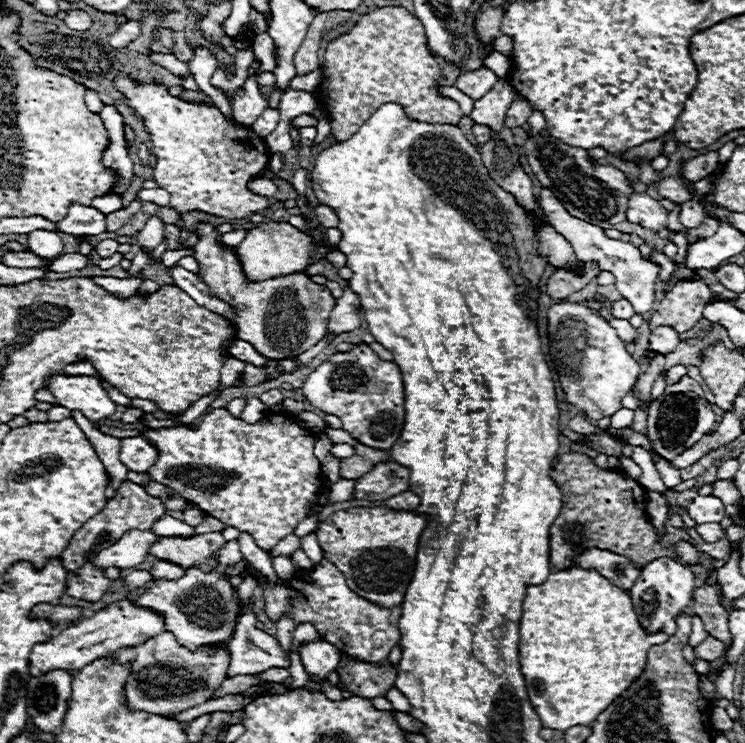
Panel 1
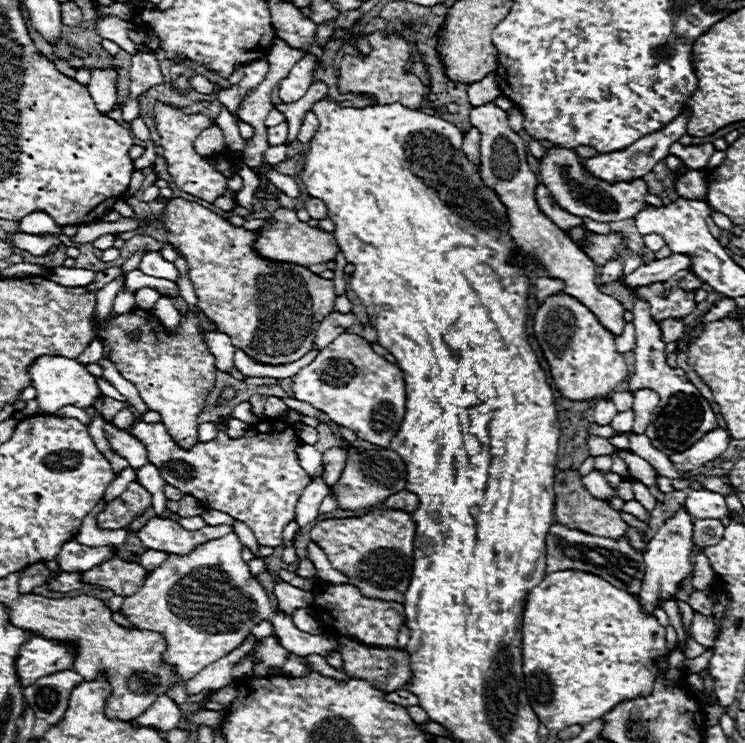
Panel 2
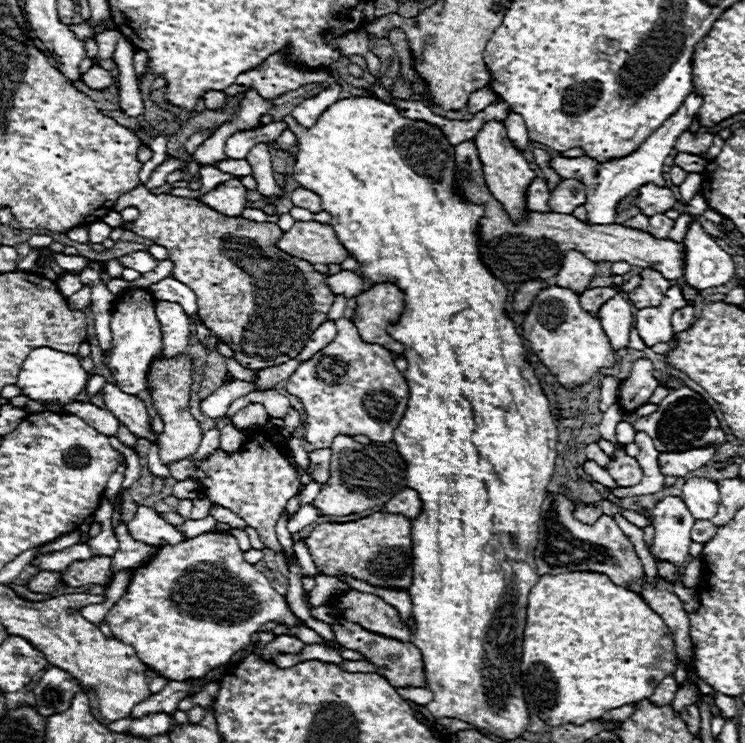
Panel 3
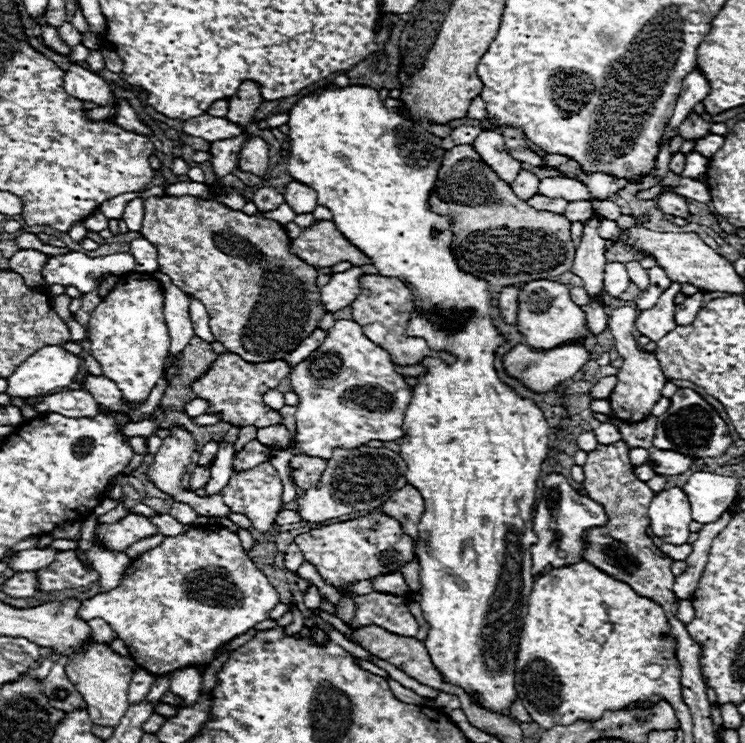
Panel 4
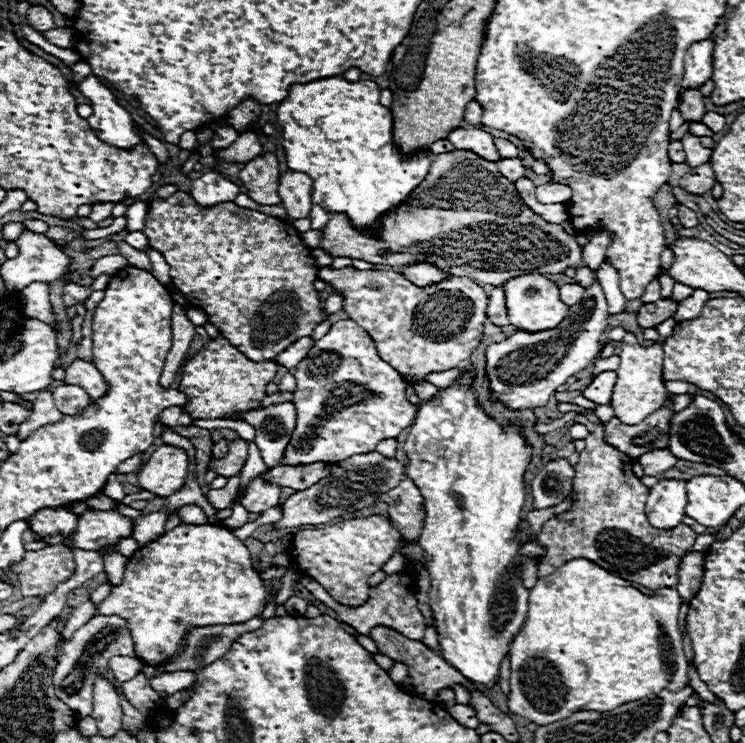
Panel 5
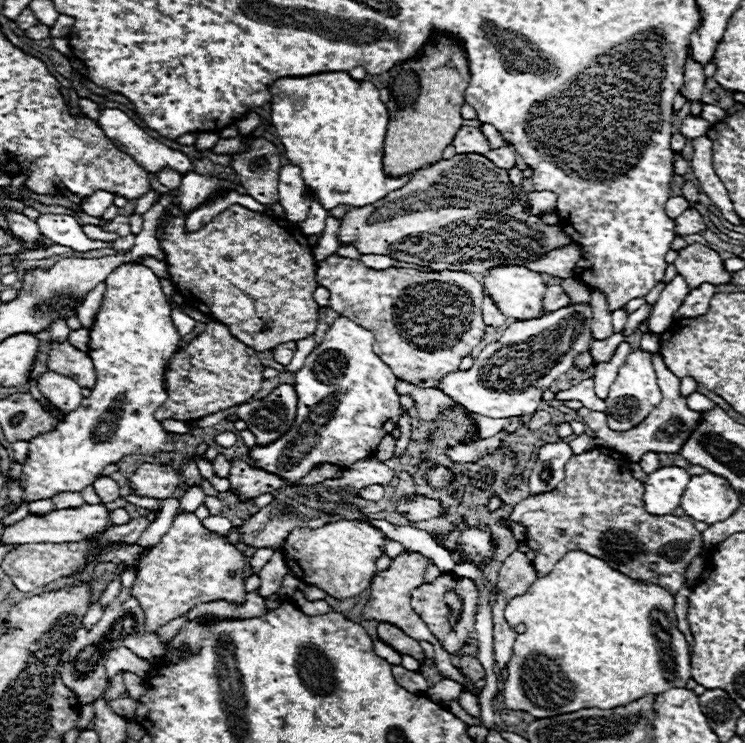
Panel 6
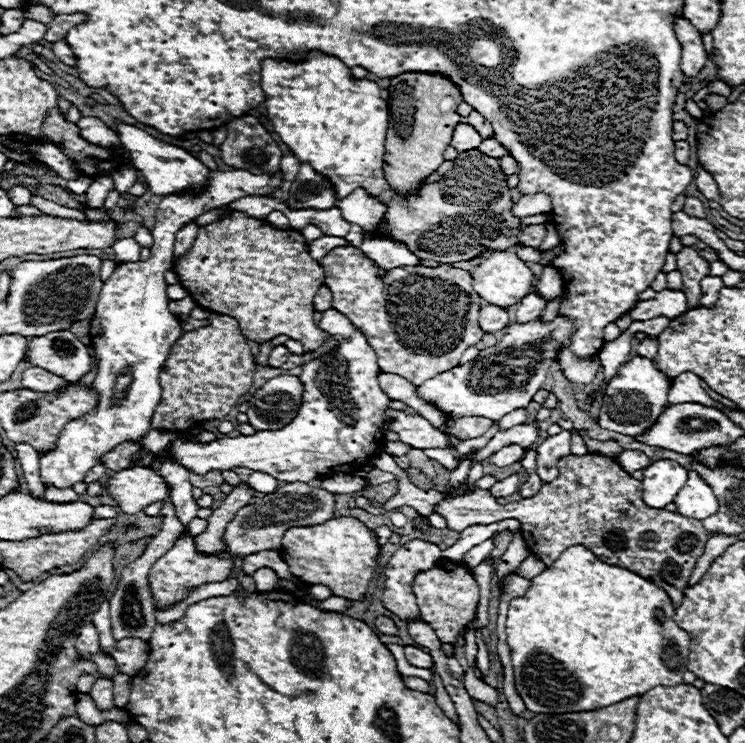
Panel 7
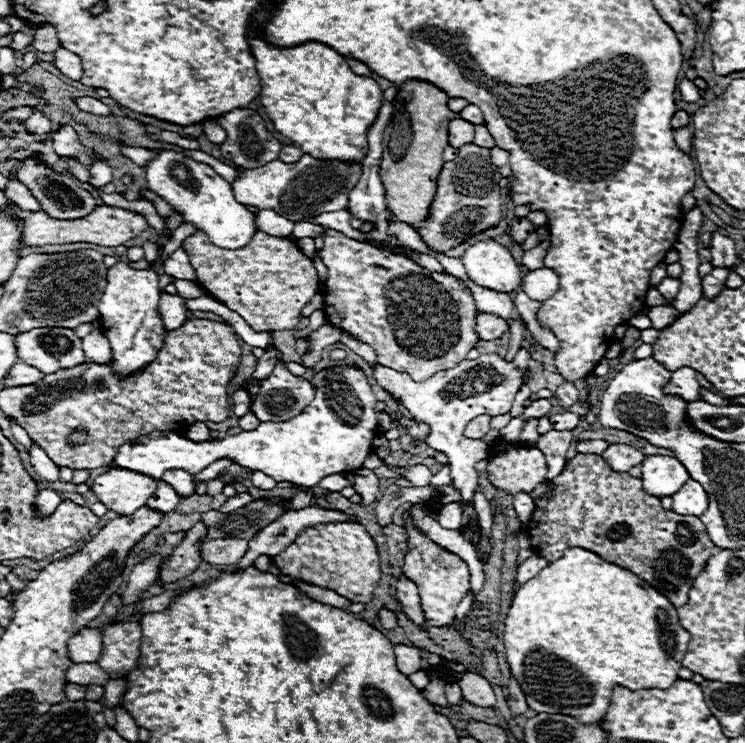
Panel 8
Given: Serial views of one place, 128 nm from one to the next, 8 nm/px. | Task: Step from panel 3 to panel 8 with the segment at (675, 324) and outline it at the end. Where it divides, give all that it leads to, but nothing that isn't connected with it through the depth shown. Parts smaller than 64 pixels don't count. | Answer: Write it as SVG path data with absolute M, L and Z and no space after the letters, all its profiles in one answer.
M714 268L708 276L702 278L702 288L704 288L704 298L714 300L720 290L726 286L726 276L728 276L728 268Z

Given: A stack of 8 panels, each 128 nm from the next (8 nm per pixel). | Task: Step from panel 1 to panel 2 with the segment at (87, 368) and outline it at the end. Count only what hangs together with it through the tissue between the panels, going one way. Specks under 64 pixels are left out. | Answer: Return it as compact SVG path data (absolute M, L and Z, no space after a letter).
M94 340L76 360L78 360L82 366L86 366L86 364L98 364L100 358L102 358L102 348L100 348L100 342Z

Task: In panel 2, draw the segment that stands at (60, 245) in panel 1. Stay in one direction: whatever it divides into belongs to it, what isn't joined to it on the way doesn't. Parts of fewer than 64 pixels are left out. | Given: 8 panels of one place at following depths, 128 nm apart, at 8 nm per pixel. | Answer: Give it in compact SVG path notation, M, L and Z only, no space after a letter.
M16 232L12 236L12 244L16 248L22 248L30 252L32 256L46 256L52 246L58 246L60 240L50 234L26 234L26 232Z

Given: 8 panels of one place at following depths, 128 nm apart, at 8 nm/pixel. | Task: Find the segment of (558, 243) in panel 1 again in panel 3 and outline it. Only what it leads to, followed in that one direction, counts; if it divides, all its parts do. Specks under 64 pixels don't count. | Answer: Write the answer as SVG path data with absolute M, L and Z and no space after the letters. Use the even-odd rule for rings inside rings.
M496 120L486 122L482 130L476 134L476 146L478 146L484 180L486 180L490 194L496 196L496 200L502 204L504 212L510 216L512 222L520 222L526 212L526 190L536 178L534 170L530 170L524 154L510 142L506 134L506 126L502 122L496 122ZM570 250L564 254L562 268L556 274L556 284L582 294L588 290L588 284L592 280L592 270L596 270L596 264L592 260L588 260L578 250ZM620 294L610 298L606 304L602 304L598 312L598 320L602 322L602 328L612 344L612 348L624 348L628 346L628 334L634 322L630 302L626 302Z

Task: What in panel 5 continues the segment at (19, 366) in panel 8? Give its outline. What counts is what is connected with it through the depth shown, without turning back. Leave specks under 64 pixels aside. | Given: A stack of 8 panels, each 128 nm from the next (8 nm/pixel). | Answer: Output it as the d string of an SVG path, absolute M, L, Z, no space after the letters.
M64 384L64 386L56 386L52 390L52 398L54 398L54 404L56 408L62 412L62 414L76 414L80 410L84 410L92 400L90 396L86 394L86 390L82 390L80 386L74 386L74 384Z

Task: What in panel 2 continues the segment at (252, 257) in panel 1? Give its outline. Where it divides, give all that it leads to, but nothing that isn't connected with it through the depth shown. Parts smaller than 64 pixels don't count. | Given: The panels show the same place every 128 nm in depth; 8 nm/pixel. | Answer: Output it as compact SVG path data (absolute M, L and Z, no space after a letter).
M276 210L274 218L270 218L272 224L264 224L260 228L260 234L254 242L254 250L272 262L288 262L288 264L298 264L298 266L312 266L312 264L322 264L334 260L338 252L338 244L334 234L310 228L306 222L300 222L296 218L294 210Z

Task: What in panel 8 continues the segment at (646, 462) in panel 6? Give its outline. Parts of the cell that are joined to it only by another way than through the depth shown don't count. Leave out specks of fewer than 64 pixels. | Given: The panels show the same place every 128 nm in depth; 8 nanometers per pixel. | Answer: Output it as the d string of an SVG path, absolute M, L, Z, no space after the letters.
M610 444L602 456L616 472L628 472L644 460L644 454L628 444Z

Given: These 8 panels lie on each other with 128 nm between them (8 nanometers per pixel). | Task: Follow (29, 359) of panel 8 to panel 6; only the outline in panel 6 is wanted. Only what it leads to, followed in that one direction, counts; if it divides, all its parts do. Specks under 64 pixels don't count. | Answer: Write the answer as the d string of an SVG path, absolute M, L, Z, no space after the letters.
M68 340L64 344L50 344L48 368L56 374L76 380L82 388L92 390L96 386L96 370L92 358L86 352L76 350Z

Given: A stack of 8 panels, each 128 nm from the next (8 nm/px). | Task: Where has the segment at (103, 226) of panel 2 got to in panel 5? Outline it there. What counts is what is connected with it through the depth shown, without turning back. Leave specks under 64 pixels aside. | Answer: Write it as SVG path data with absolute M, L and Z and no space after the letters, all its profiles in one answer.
M176 192L164 200L148 200L144 234L170 266L174 288L180 290L190 304L202 308L208 314L208 322L252 362L274 360L288 344L310 336L322 322L320 294L314 288L318 268L312 252L304 246L298 230L278 218L240 208L234 202L202 208L190 194Z

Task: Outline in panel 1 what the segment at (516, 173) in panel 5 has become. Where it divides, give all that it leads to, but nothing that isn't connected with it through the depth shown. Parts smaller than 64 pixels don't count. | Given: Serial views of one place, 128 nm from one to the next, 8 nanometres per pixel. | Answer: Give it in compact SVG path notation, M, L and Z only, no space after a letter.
M542 188L540 192L540 204L544 208L544 214L548 218L548 222L556 228L556 232L560 232L574 248L574 254L578 260L596 260L600 264L600 270L608 270L616 276L616 288L618 292L632 302L634 312L636 314L646 314L652 310L652 302L654 302L654 292L656 292L656 274L660 267L654 262L648 262L642 258L640 250L632 244L624 244L620 240L612 240L604 234L604 230L600 226L588 224L584 220L578 220L574 216L570 216L564 206L560 204L560 200L556 200L556 196L548 190Z

